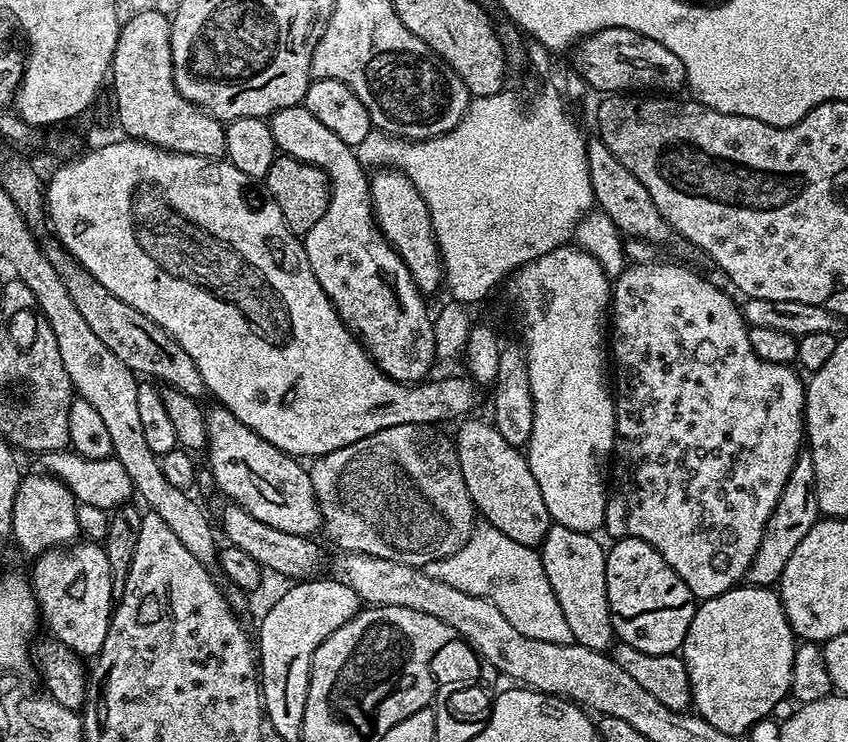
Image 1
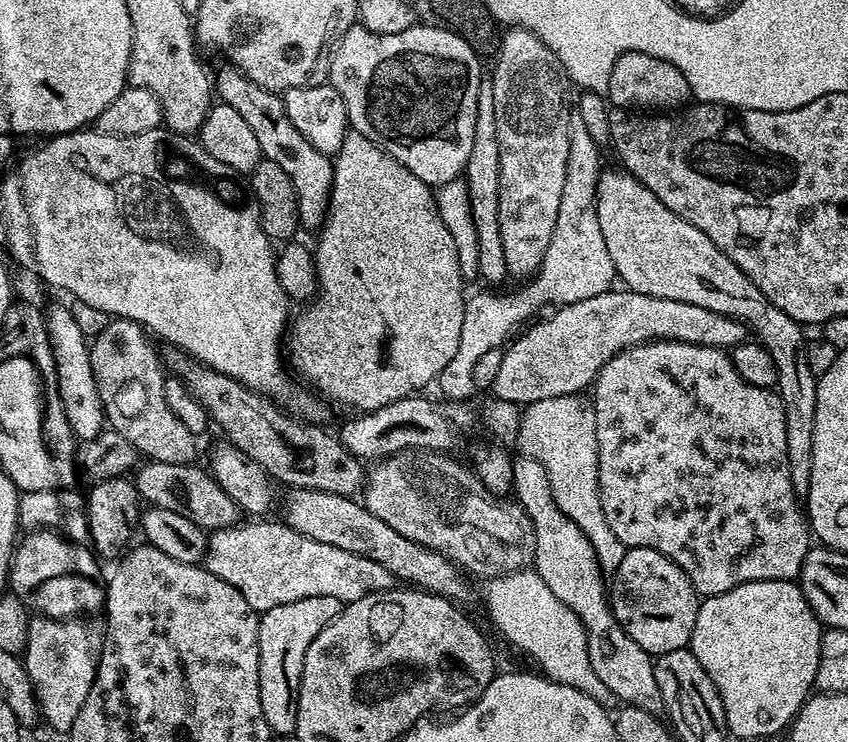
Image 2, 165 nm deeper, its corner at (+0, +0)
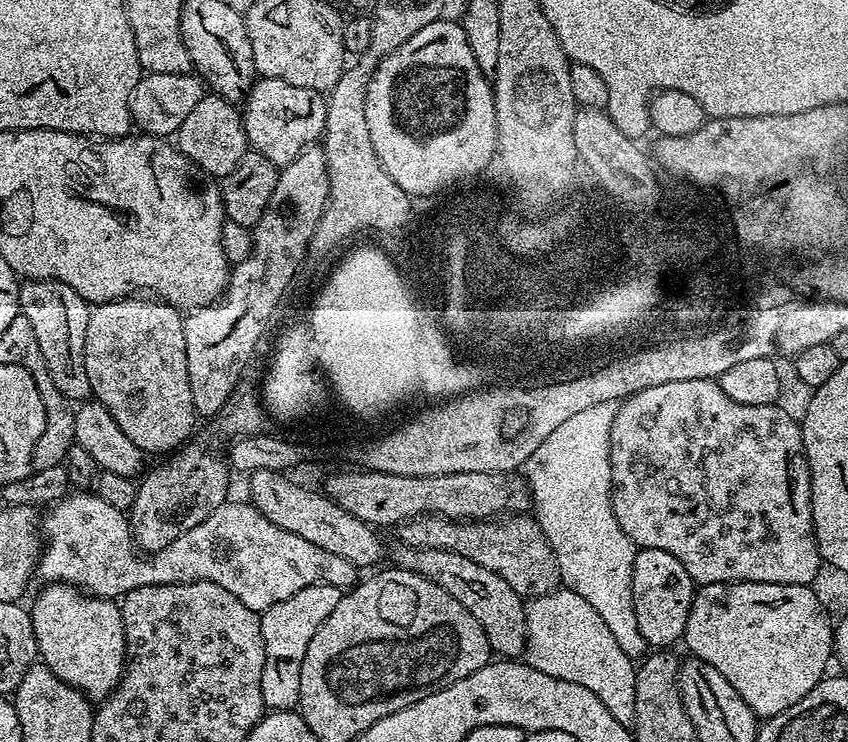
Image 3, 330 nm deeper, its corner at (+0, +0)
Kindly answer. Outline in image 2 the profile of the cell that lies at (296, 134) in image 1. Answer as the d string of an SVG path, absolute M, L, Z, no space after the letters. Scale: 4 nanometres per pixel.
M224 66L220 73L214 76L214 92L226 106L234 106L242 118L246 118L250 130L258 137L261 157L270 162L278 162L282 170L286 170L286 178L296 191L296 201L300 211L300 223L306 229L319 229L328 214L328 199L332 193L332 166L333 161L326 154L314 150L284 109L283 99L277 93L258 86L250 78L246 78L237 68Z

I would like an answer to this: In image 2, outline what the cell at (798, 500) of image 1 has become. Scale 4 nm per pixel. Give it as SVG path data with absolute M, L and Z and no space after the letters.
M601 171L597 179L596 206L599 225L602 226L606 247L610 250L611 261L614 262L619 283L629 292L646 294L654 298L670 298L674 302L690 302L694 306L706 306L706 310L714 310L718 314L732 316L742 320L754 333L755 339L763 344L770 358L774 358L774 366L778 366L778 382L775 391L784 404L786 414L786 458L790 462L790 482L797 497L807 497L810 490L810 470L814 466L814 414L818 410L817 376L810 370L810 361L806 358L808 340L804 336L805 329L791 320L778 306L770 304L762 290L698 230L698 226L690 226L686 218L678 218L670 206L662 203L654 193L638 178L629 172Z

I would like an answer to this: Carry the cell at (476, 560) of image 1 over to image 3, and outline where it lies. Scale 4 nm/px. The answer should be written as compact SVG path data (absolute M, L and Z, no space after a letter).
M561 587L544 596L533 596L527 601L526 663L550 678L562 678L562 682L578 682L586 686L618 718L618 722L631 726L634 722L634 686L637 665L629 656L622 654L618 638L610 634L606 622L596 613L586 598Z

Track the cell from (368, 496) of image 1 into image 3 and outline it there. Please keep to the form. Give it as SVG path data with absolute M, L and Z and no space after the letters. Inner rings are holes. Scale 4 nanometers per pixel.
M425 514L414 520L405 520L399 525L399 539L415 548L437 548L454 550L486 570L494 570L498 578L506 578L510 586L523 598L544 596L557 591L560 584L560 571L554 558L554 550L542 534L538 522L528 514L512 514L500 522L457 522L445 520L443 516ZM508 520L508 521L507 521Z

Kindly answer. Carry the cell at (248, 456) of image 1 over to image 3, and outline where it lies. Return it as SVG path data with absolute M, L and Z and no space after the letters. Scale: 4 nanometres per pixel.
M396 542L393 546L391 563L442 586L450 598L458 598L458 602L462 602L462 606L474 614L478 626L482 626L488 645L497 657L515 659L525 651L527 636L524 598L510 586L510 582L506 582L506 578L498 578L494 570L486 570L486 566L478 566L478 562L462 554L454 554L454 550L415 548L403 542Z

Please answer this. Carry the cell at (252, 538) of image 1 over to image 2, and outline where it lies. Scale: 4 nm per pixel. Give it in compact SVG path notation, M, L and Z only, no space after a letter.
M154 460L141 463L134 472L134 483L141 501L153 508L174 510L205 530L230 528L241 523L242 513L237 508L234 498L230 498L230 494L226 494L226 490L218 486L211 474L198 467L195 463L170 465Z

